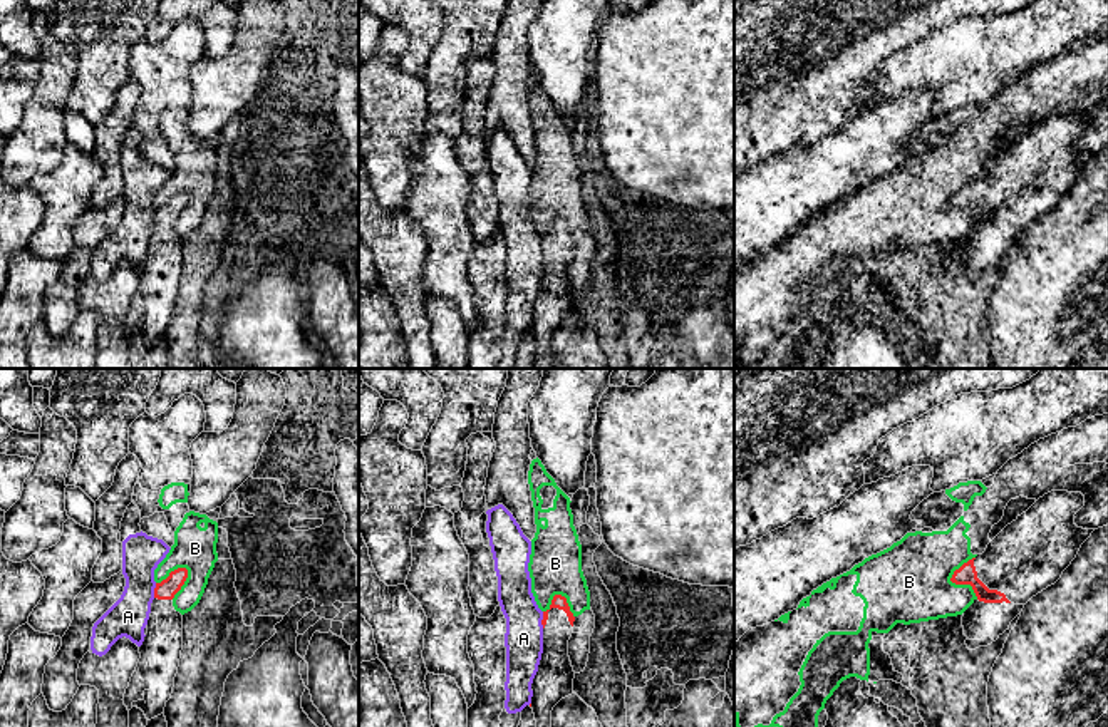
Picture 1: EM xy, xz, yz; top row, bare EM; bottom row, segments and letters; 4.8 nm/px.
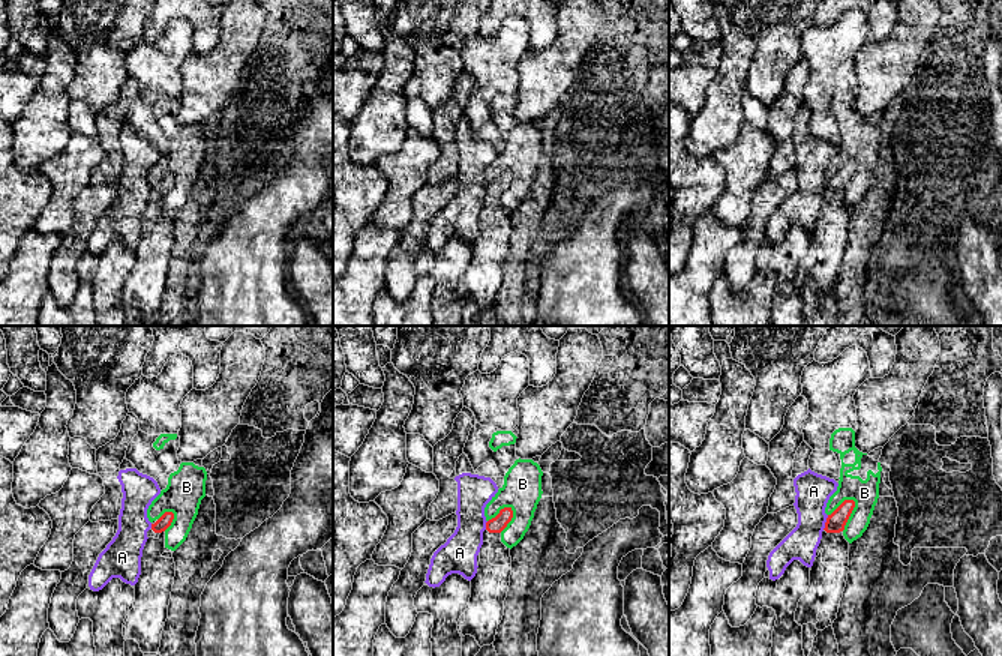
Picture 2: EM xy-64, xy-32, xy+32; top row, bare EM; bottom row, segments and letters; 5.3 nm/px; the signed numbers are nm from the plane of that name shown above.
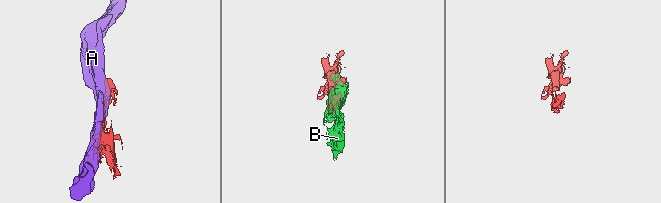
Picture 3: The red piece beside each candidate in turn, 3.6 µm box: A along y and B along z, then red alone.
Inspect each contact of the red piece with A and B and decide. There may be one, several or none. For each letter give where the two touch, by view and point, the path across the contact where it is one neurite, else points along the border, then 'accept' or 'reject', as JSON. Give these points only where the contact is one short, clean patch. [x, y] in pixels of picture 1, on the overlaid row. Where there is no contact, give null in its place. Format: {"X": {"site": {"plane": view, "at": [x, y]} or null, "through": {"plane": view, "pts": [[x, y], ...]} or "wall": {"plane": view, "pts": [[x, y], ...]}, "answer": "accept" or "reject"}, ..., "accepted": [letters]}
{"A": {"site": {"plane": "xz", "at": [542, 620]}, "answer": "reject"}, "B": {"site": {"plane": "yz", "at": [954, 582]}, "wall": {"plane": "yz", "pts": [[973, 556], [954, 572], [951, 580], [968, 583], [978, 598]]}, "answer": "reject"}, "accepted": []}

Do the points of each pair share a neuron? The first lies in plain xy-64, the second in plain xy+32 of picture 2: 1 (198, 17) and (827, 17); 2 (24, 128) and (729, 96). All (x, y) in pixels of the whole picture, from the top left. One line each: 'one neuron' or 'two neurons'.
1: one neuron
2: one neuron

